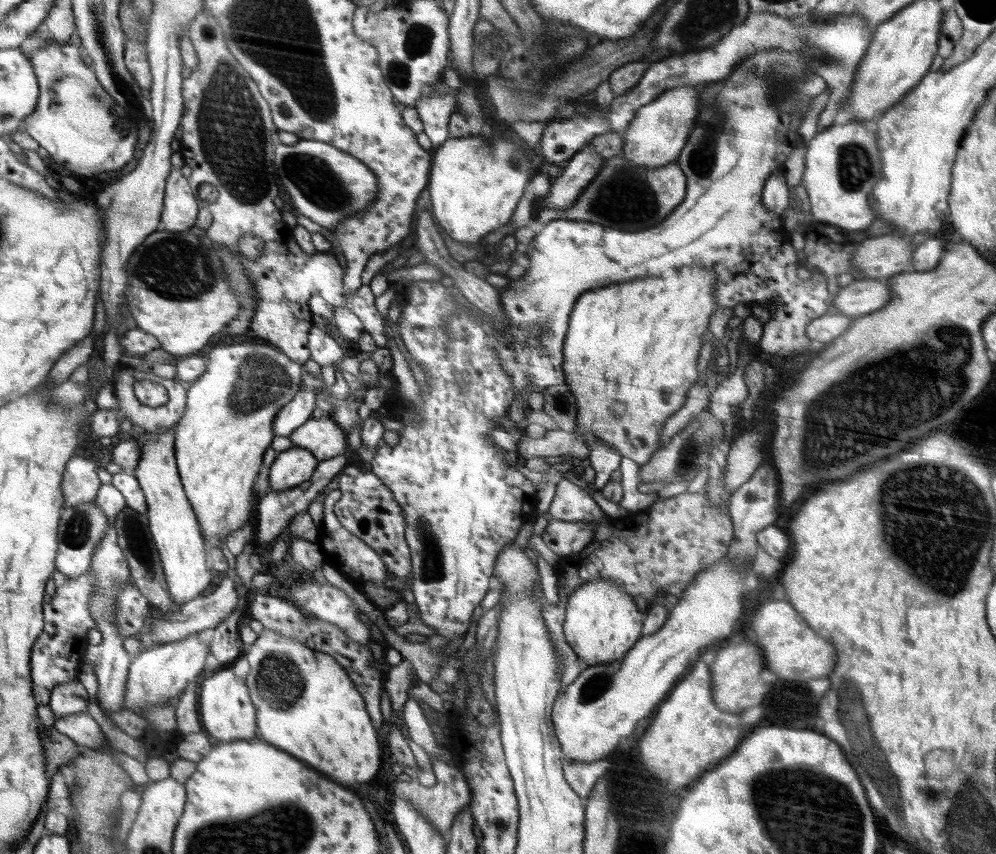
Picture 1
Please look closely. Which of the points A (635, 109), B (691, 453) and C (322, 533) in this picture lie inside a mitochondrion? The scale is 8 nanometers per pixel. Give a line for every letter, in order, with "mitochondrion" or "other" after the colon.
A: other
B: mitochondrion
C: other

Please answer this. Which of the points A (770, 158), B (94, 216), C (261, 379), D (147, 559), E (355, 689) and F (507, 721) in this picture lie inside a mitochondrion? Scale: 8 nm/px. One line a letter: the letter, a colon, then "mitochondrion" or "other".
A: other
B: other
C: mitochondrion
D: mitochondrion
E: other
F: other

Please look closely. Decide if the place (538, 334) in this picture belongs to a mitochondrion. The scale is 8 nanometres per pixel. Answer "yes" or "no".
yes

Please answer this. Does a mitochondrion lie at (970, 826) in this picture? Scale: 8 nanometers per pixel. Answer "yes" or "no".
yes

